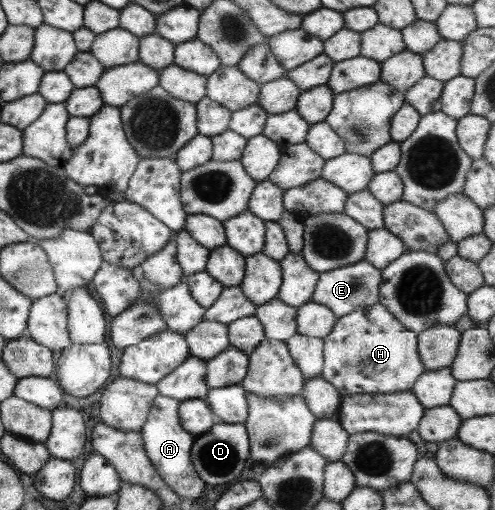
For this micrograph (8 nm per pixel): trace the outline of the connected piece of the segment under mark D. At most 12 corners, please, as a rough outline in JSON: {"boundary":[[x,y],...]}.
{"boundary":[[243,423],[213,424],[190,460],[210,486],[236,481],[249,456]]}

